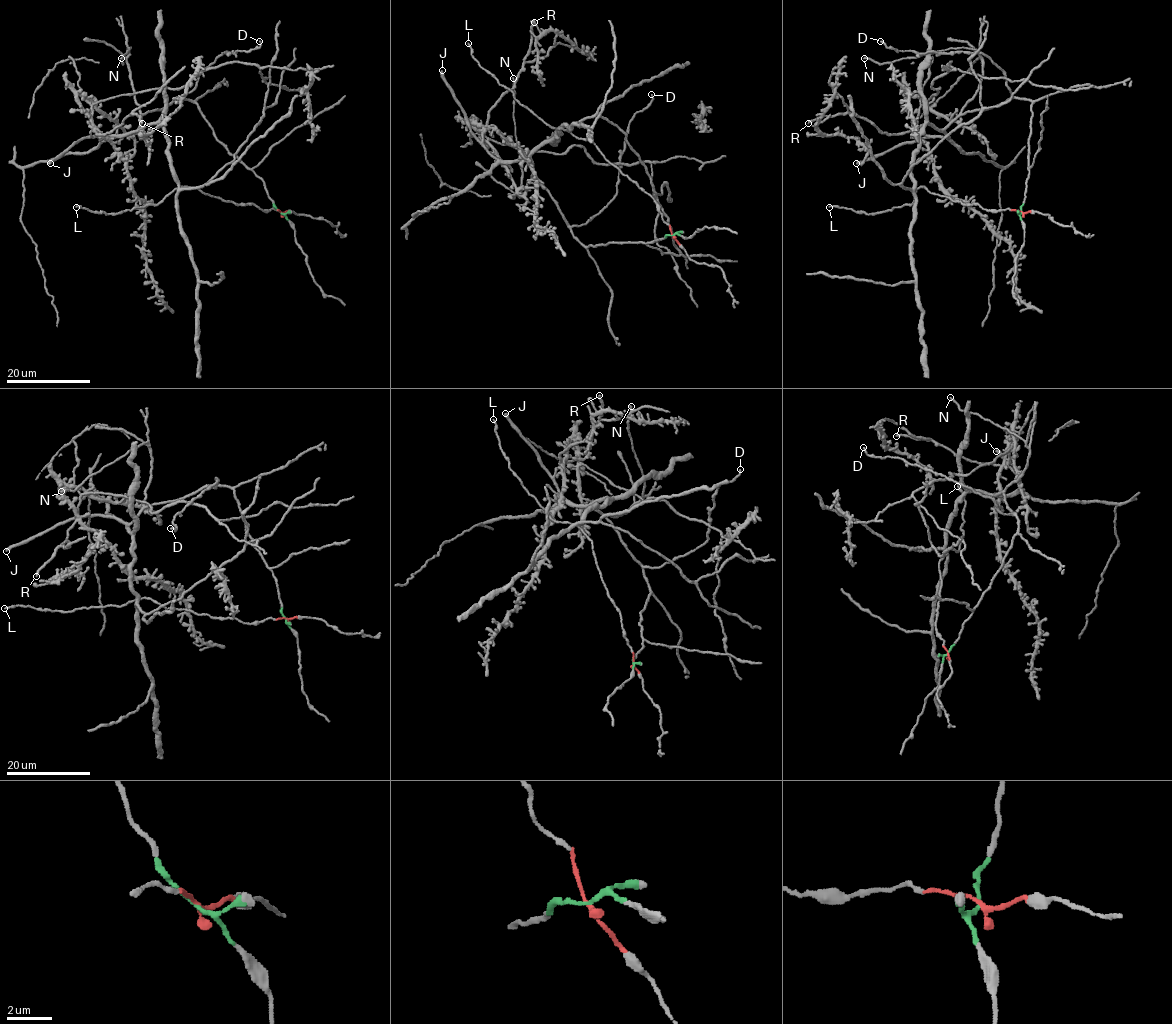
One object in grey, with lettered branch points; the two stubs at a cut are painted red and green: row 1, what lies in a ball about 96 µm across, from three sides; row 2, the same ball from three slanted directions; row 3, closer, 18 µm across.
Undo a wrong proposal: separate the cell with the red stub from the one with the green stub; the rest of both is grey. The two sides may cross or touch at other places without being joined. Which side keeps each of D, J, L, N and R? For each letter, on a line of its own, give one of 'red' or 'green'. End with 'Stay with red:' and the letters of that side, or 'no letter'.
D: green
J: green
L: red
N: green
R: green
Stay with red: L

